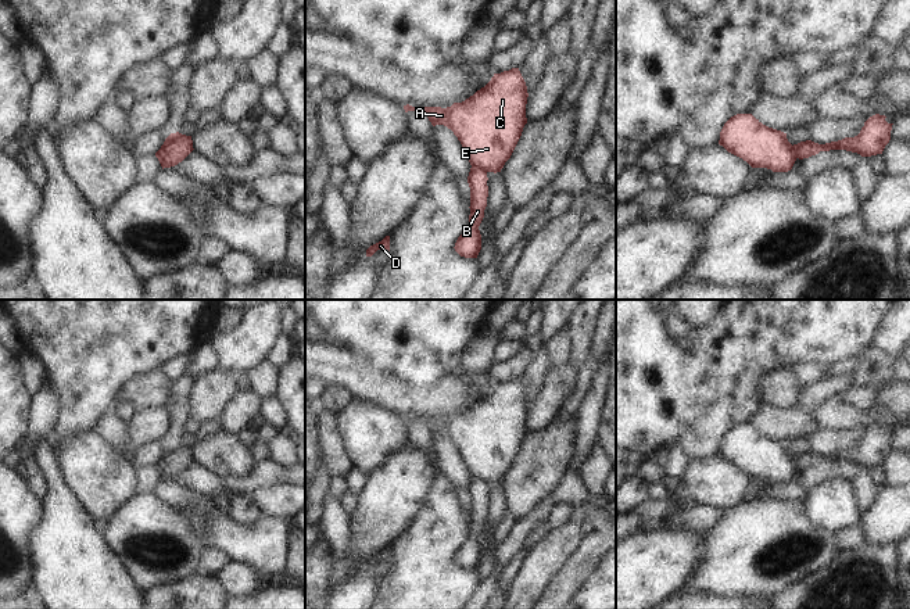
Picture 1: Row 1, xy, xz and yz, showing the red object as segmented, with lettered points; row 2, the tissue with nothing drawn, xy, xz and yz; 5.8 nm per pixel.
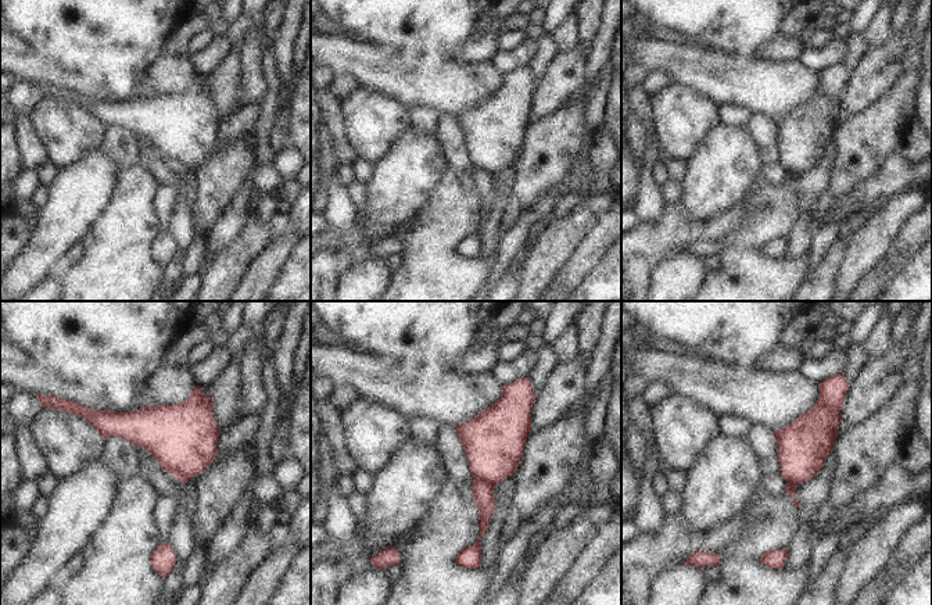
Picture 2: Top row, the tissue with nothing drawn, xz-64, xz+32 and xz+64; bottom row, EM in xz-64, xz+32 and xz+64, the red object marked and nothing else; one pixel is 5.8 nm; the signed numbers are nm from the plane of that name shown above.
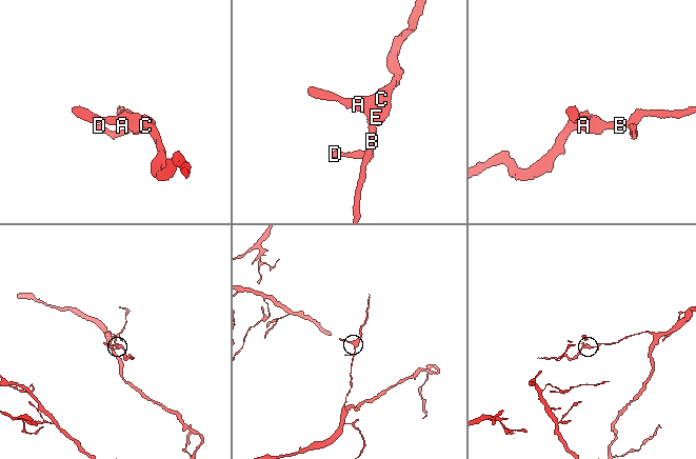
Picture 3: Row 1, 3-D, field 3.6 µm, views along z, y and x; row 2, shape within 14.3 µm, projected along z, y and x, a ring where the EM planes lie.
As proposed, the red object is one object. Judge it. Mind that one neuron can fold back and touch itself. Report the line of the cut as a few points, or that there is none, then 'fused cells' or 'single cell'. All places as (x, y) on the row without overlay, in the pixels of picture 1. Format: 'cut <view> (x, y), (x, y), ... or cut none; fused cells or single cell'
cut xz (472, 476), (480, 477), (486, 483); fused cells

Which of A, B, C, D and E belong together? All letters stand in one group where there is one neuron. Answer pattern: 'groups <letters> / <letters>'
groups A C E / B D

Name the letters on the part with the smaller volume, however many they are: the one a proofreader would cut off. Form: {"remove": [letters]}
{"remove": ["A", "C", "E"]}

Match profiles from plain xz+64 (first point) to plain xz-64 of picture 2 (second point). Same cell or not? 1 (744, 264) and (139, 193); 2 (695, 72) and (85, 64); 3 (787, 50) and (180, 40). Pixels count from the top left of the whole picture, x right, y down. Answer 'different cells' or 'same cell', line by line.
1: same cell
2: different cells
3: same cell

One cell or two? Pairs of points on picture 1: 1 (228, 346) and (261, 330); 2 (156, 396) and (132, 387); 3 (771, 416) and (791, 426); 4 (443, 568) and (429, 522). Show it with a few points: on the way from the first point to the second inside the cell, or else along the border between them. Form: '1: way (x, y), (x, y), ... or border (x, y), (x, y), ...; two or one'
1: way (236, 346), (246, 346), (253, 339); one
2: way (150, 390), (138, 390); one
3: way (776, 421), (787, 425); one
4: way (432, 556), (430, 533); one

